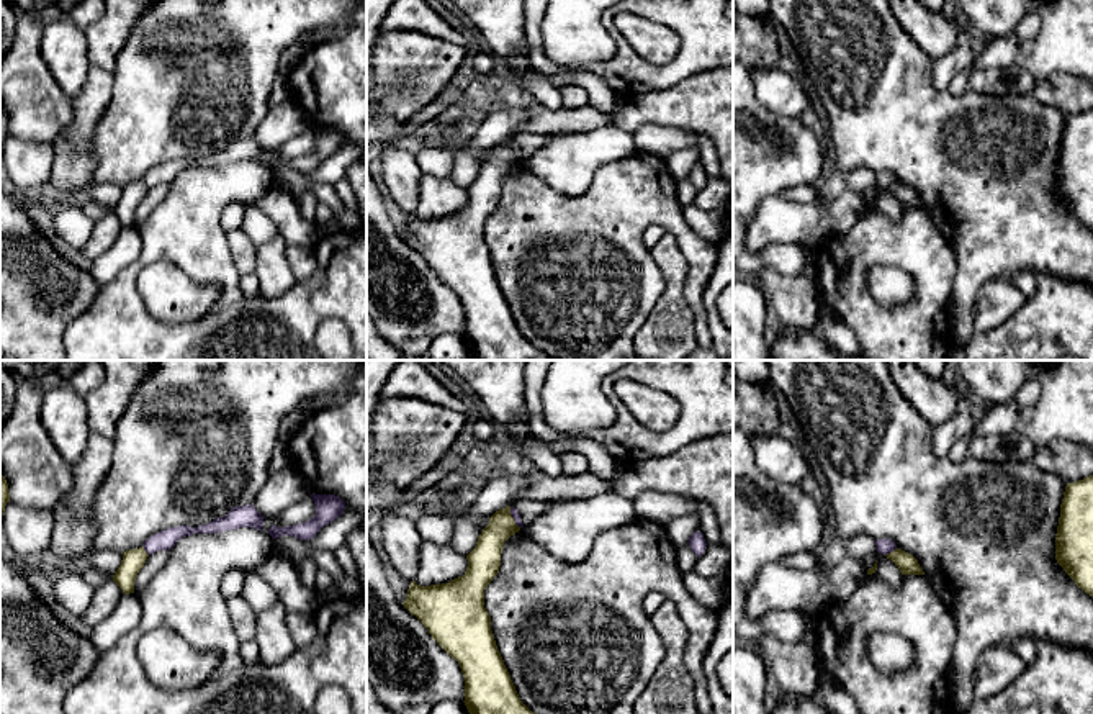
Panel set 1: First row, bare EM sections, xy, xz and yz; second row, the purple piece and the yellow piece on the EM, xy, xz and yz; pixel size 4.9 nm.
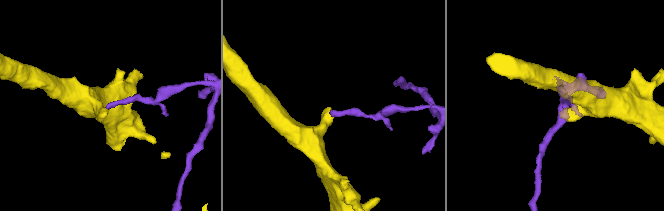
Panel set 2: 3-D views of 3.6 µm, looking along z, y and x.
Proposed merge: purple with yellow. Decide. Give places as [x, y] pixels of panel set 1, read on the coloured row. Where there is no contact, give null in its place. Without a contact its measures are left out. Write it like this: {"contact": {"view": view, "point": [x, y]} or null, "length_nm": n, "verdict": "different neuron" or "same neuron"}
{"contact": {"view": "yz", "point": [890, 551]}, "length_nm": 80, "verdict": "different neuron"}

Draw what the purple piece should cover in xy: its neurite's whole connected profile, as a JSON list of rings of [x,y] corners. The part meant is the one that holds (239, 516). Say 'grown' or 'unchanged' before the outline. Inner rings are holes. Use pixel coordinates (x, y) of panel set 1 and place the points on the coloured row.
unchanged; [[[254,504],[234,506],[226,516],[218,517],[208,524],[198,527],[178,526],[160,531],[151,536],[142,547],[147,552],[147,555],[151,555],[157,550],[170,550],[182,537],[191,534],[214,534],[239,527],[252,527],[262,531],[262,524],[263,516],[254,508]]]

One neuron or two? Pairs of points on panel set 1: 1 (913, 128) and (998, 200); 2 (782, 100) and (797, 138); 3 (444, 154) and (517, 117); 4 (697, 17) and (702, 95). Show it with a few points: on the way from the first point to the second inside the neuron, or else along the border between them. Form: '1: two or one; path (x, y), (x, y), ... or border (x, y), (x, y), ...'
1: one; path (936, 151), (946, 166), (971, 174), (976, 179)
2: two; border (755, 97), (774, 113), (799, 118)
3: two; border (455, 149), (449, 176)
4: two; border (715, 66), (665, 87)

